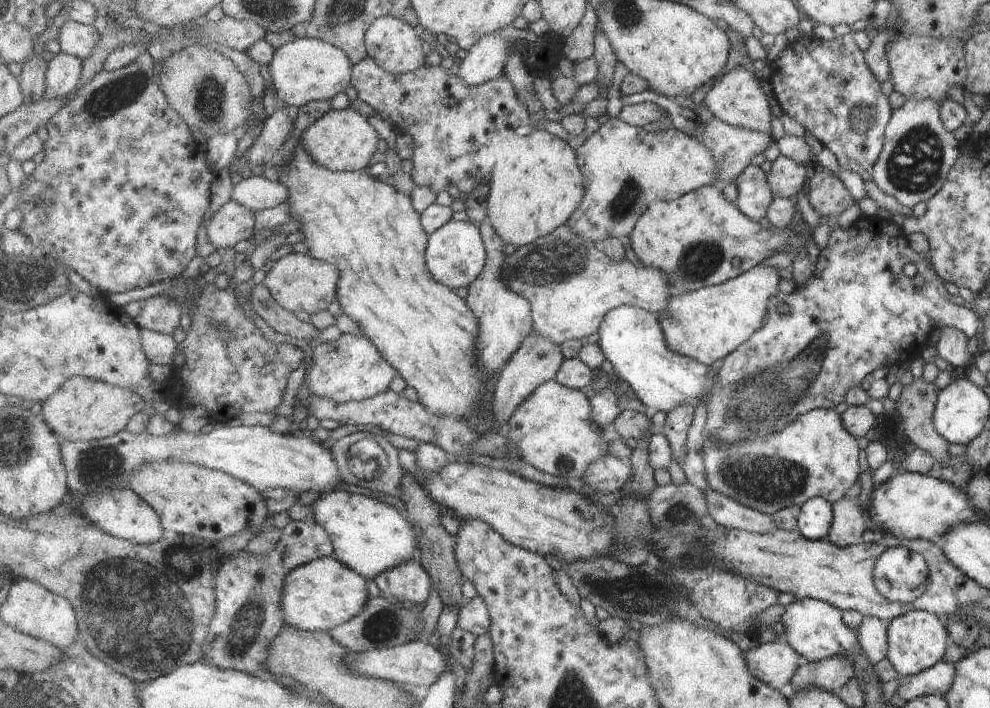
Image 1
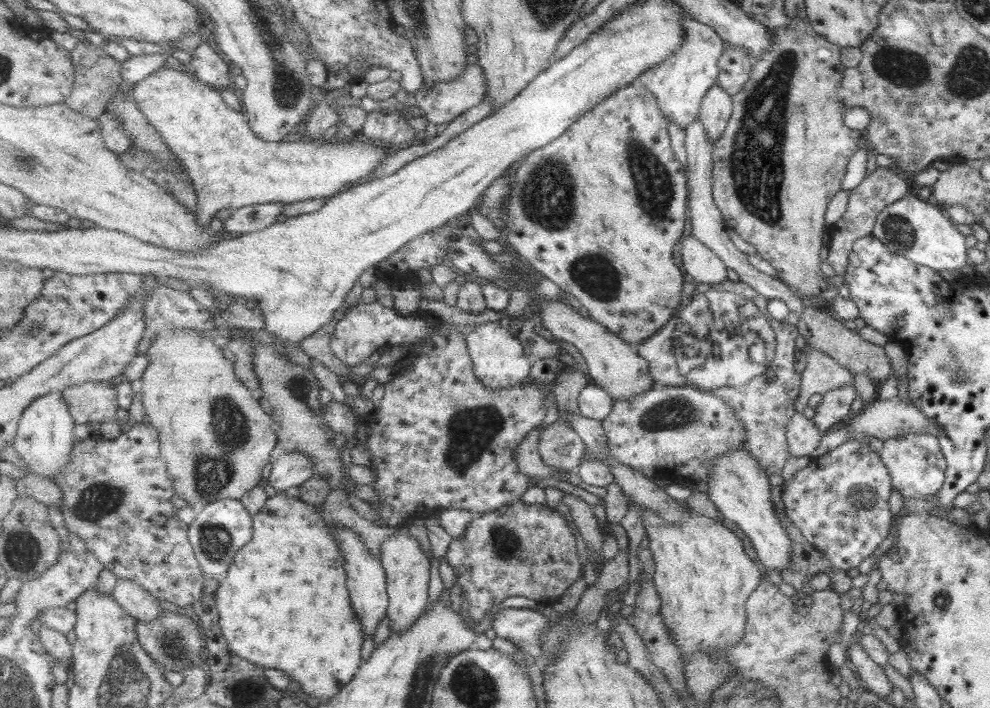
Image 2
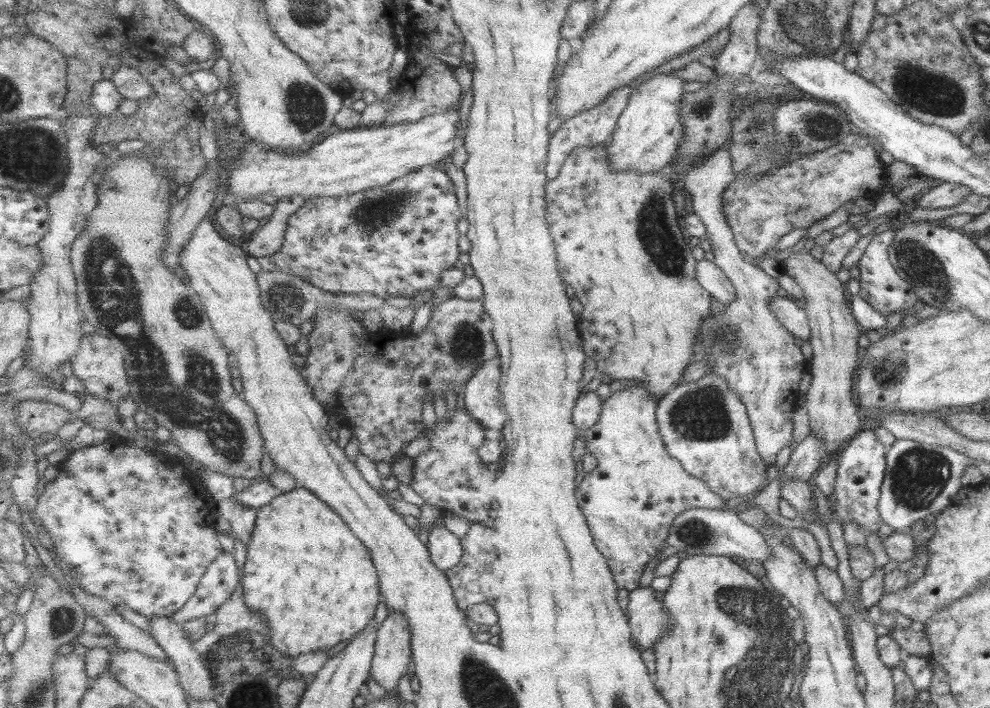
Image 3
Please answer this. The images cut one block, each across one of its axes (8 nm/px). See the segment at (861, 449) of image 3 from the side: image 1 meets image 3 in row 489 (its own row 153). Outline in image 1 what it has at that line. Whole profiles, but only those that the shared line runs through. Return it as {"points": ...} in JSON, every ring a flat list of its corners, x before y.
{"points":[[802,34,788,42,788,46,770,64,770,84,776,100,784,113,796,120,806,132,818,138,818,142,830,150,838,164,846,171,868,172,876,164,885,143,885,128,892,116,888,97,882,93,881,82,874,78,864,62,864,52,858,47,852,34,835,37,830,41]]}

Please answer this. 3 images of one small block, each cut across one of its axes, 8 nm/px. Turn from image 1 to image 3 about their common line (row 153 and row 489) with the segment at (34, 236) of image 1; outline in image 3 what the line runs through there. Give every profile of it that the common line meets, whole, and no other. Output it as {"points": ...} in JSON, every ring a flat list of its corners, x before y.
{"points":[[109,440,98,446,71,451,71,455,66,461,66,464,62,466,60,476,51,483,45,484,45,492,36,504,35,524,50,529,52,537,56,539,54,551,58,551,62,559,66,559,68,563,78,567,76,577,78,577,80,585,84,589,88,589,90,593,106,598,119,607,128,606,150,620,158,616,172,617,176,612,185,608,197,594,198,587,201,586,202,579,206,576,206,571,210,570,212,563,224,553,224,546,220,544,218,530,216,530,216,518,219,517,216,514,218,500,210,498,211,494,205,487,204,478,193,473,180,459,168,456,163,451,152,451,135,446,112,446,110,448]]}

